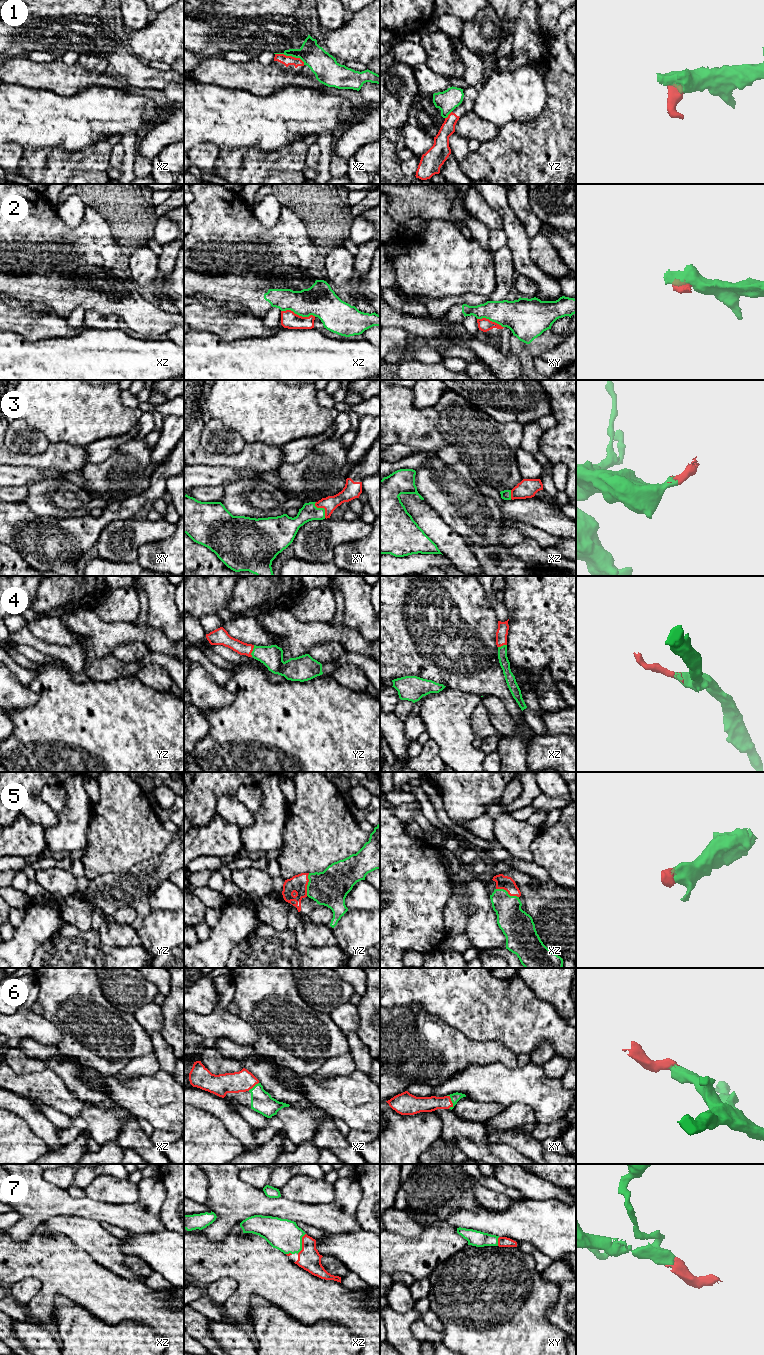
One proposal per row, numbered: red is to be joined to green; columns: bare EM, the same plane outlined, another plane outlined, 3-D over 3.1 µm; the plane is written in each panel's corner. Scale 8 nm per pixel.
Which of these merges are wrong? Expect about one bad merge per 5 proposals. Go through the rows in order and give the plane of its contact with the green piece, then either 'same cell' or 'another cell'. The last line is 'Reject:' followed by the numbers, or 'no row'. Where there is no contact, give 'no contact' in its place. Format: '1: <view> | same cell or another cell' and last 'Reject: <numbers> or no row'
1: xz | another cell
2: xz | another cell
3: xy | same cell
4: yz | same cell
5: xz | same cell
6: xy | same cell
7: xz | same cell
Reject: 1, 2

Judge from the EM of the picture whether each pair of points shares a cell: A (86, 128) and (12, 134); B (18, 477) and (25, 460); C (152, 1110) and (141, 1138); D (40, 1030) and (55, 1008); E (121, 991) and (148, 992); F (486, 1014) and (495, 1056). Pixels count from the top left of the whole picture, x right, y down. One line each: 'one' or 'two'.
A: one
B: two
C: two
D: two
E: one
F: two

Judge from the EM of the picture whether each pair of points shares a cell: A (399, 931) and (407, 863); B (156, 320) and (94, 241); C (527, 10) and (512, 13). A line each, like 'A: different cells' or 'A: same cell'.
A: same cell
B: different cells
C: different cells

